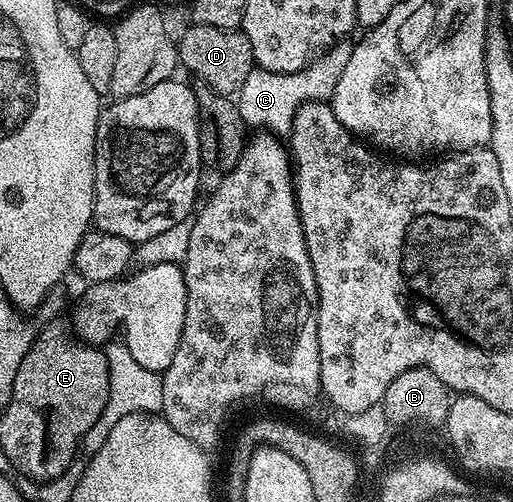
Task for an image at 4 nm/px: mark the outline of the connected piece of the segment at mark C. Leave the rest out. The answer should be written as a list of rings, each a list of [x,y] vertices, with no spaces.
[[[341,40],[325,50],[304,70],[293,74],[275,74],[259,68],[252,69],[238,95],[242,120],[249,128],[263,128],[277,136],[287,135],[300,106],[308,102],[328,102],[334,96],[334,88],[338,88],[338,80],[350,60],[352,47],[351,41]]]

